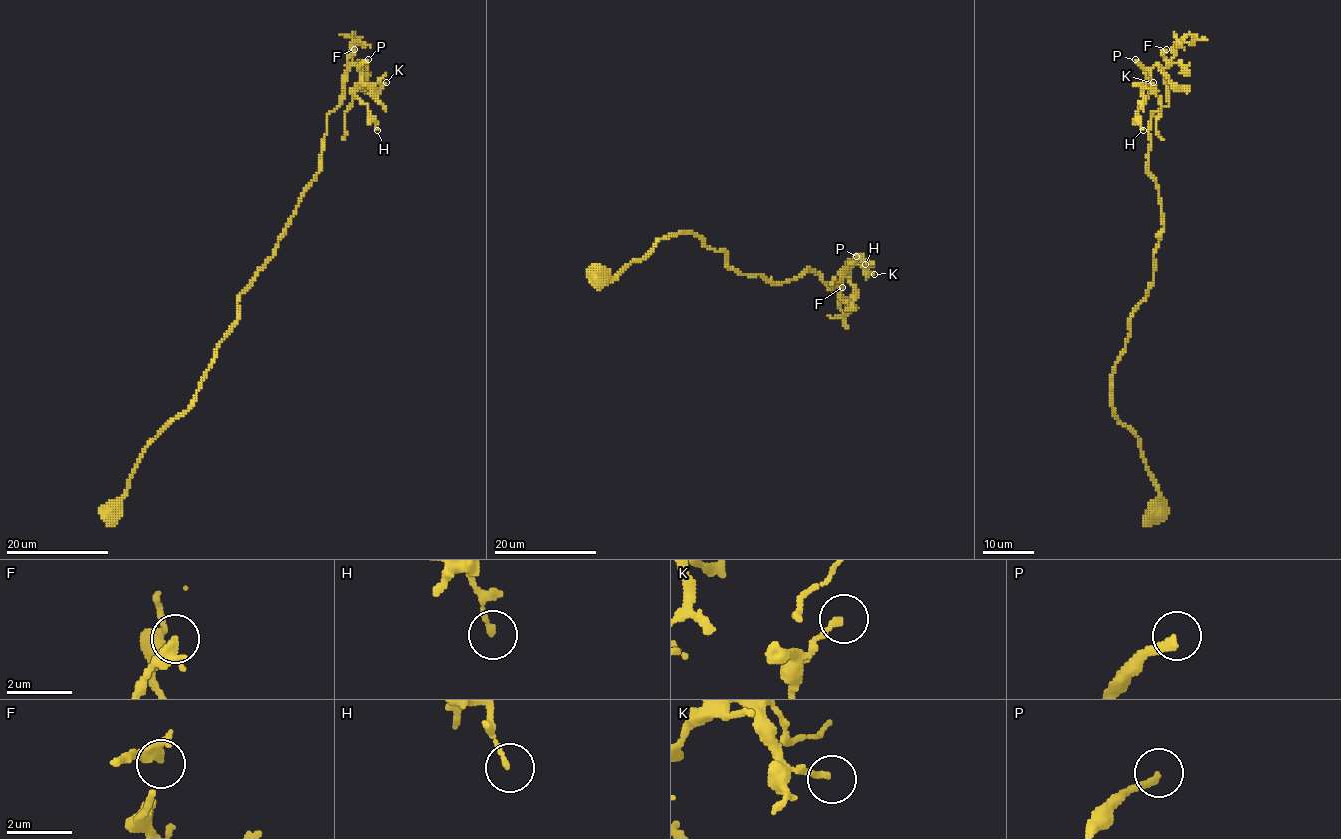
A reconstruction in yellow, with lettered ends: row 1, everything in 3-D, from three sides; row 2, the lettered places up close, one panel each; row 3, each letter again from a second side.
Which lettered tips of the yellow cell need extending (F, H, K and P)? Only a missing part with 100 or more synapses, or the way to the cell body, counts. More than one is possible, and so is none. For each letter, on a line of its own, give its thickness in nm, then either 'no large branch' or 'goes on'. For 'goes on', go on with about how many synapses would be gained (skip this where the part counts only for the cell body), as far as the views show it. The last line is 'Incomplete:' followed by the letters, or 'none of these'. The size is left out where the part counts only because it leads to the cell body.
F: calibre 280 nm; no large branch
H: calibre 140 nm; no large branch
K: calibre 160 nm; no large branch
P: calibre 260 nm; goes on; 1000 synapses
Incomplete: P

